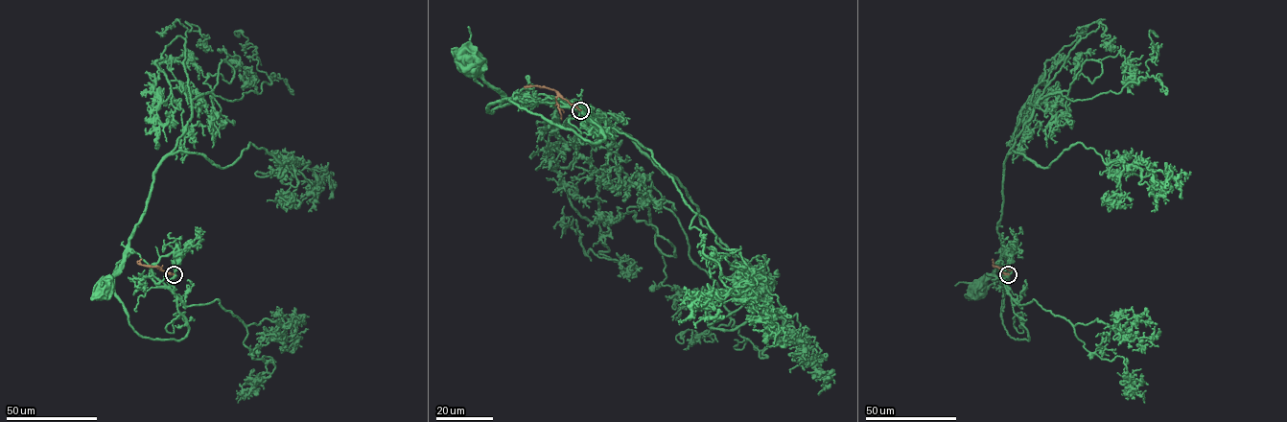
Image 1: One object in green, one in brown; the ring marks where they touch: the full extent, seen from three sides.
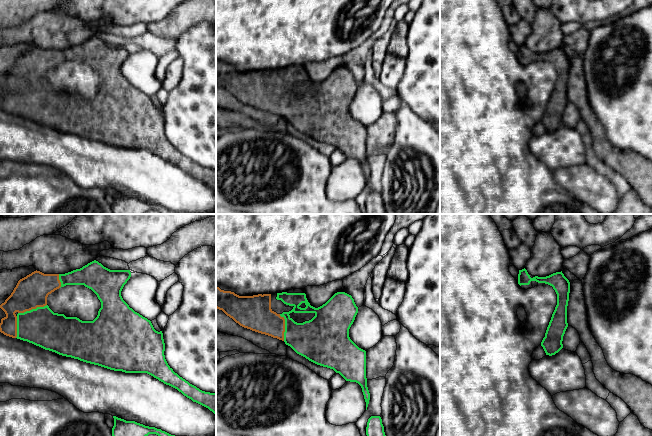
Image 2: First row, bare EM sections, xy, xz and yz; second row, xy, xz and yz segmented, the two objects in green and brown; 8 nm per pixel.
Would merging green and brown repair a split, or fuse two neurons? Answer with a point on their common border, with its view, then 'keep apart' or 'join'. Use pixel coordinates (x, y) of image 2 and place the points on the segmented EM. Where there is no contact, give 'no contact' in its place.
xy (32, 309) | join

